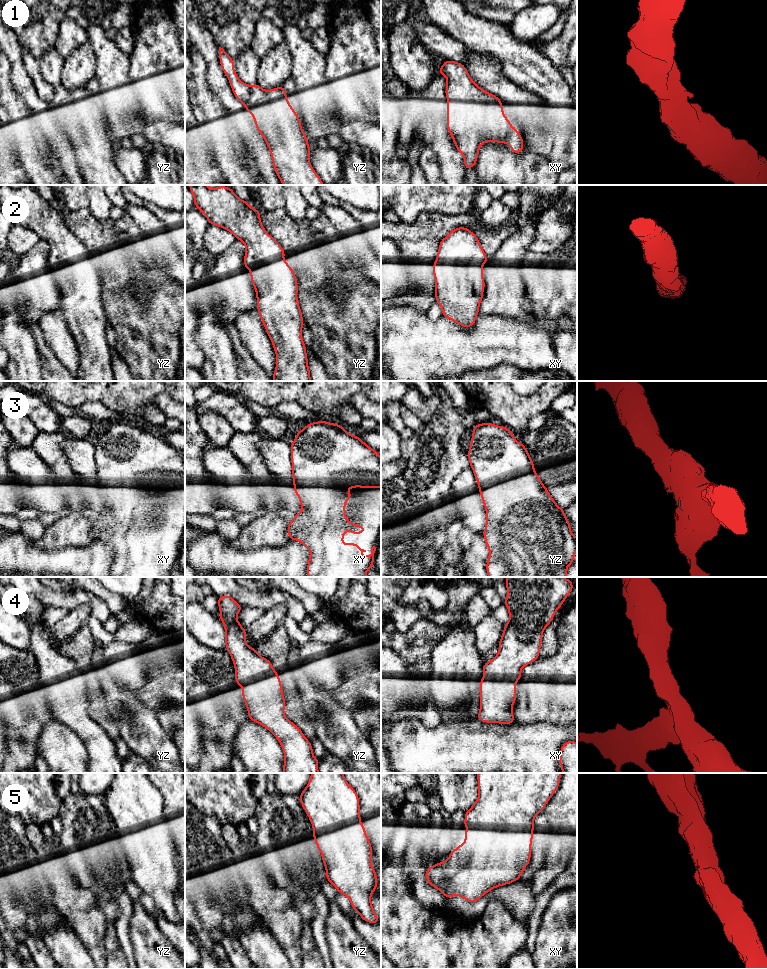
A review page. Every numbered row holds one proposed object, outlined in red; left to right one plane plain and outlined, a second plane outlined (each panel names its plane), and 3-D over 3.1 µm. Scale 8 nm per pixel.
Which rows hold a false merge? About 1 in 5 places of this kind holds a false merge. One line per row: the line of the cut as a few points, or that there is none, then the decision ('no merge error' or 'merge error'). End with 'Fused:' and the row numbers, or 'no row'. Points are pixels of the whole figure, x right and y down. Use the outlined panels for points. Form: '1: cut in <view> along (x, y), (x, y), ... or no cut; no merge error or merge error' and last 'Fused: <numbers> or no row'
1: no cut; no merge error
2: no cut; no merge error
3: no cut; no merge error
4: no cut; no merge error
5: no cut; no merge error
Fused: no row

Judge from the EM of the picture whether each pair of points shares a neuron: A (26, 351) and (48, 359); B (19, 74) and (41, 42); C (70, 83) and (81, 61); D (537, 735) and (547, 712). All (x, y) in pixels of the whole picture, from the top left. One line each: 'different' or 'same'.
A: different
B: different
C: same
D: different

